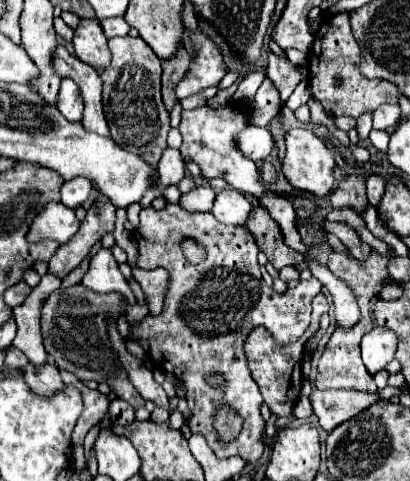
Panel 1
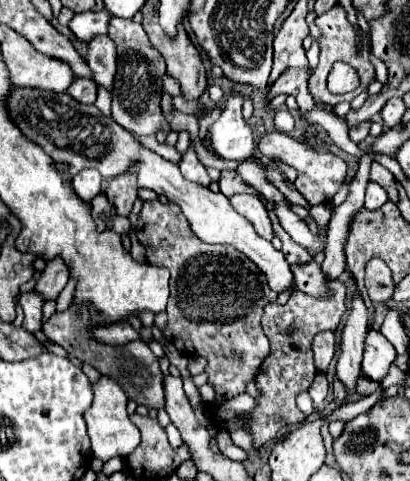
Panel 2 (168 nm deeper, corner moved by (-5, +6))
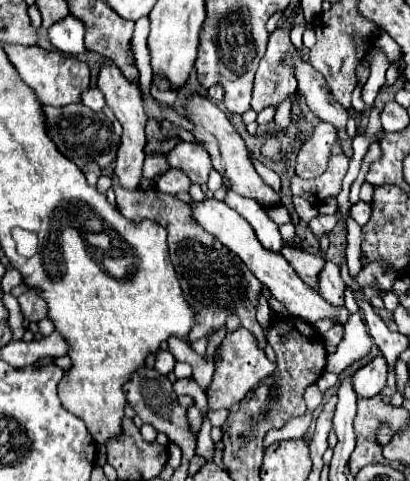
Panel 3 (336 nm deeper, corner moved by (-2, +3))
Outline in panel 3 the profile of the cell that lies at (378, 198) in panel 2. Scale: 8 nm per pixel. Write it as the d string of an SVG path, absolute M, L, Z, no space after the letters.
M363 201L355 203L355 205L351 207L351 217L363 227L363 225L369 221L369 217L371 217L371 205L369 205L369 203L363 203Z

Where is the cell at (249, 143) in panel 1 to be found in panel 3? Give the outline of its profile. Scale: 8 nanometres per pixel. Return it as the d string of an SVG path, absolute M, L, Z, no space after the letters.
M179 143L169 153L165 153L169 167L181 169L193 183L205 185L211 171L211 157L201 143Z

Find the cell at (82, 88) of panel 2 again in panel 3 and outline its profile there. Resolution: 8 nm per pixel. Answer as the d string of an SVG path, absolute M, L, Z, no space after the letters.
M89 89L83 93L83 105L87 105L89 109L95 109L95 111L103 111L105 107L105 99L103 99L103 93L99 89Z

